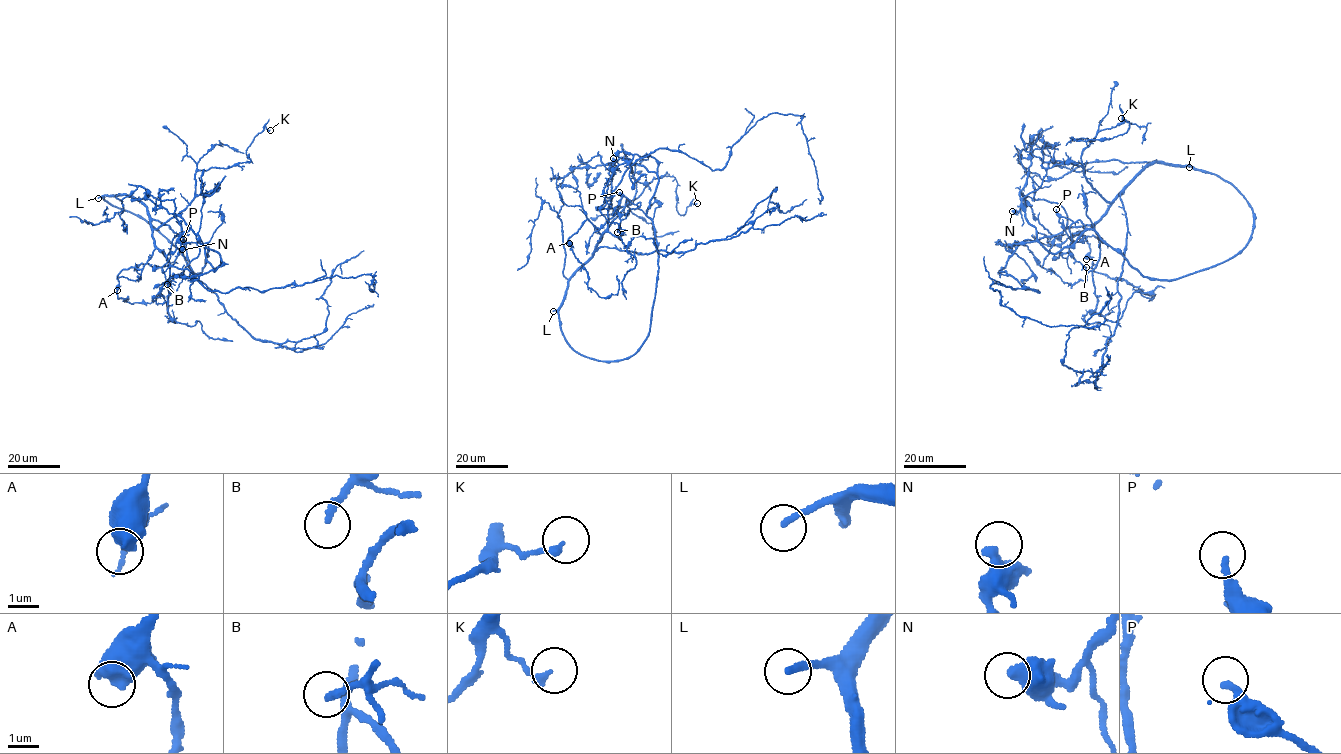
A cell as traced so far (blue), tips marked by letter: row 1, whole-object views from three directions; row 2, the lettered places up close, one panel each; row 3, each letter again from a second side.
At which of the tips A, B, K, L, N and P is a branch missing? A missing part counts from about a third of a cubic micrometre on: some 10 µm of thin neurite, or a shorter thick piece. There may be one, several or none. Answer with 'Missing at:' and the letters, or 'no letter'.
Missing at: A, B, L

